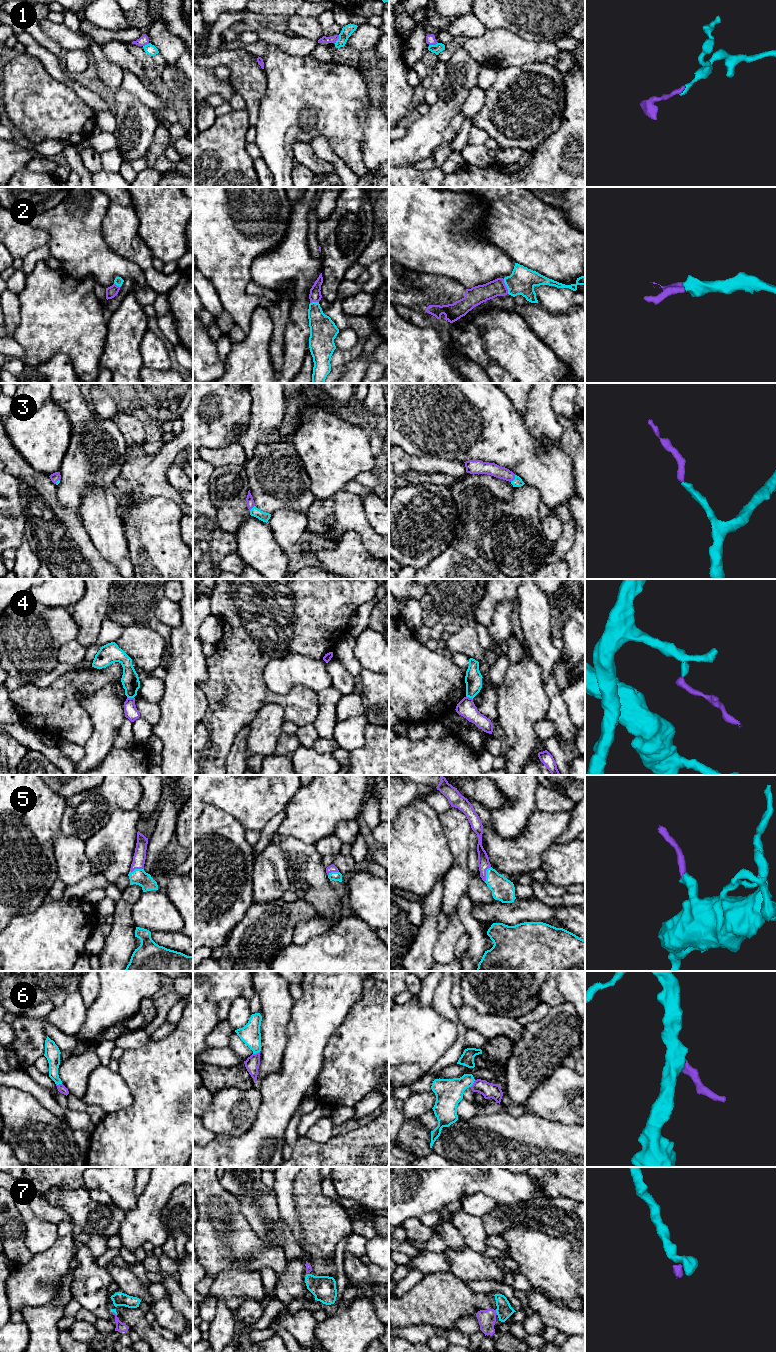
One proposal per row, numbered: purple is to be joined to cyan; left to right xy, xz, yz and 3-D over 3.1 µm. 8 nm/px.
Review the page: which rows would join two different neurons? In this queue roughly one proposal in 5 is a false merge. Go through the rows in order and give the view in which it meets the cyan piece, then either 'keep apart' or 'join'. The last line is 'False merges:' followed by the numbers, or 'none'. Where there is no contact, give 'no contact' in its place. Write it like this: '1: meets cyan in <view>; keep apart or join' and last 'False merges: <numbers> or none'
1: meets cyan in xz; keep apart
2: meets cyan in yz; join
3: meets cyan in yz; join
4: meets cyan in xy; keep apart
5: meets cyan in yz; join
6: meets cyan in xz; keep apart
7: meets cyan in yz; join
False merges: 1, 4, 6

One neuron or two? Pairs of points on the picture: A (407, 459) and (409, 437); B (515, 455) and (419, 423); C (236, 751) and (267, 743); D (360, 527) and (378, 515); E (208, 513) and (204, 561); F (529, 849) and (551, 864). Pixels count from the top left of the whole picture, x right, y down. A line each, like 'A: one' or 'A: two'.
A: two
B: one
C: two
D: two
E: one
F: two

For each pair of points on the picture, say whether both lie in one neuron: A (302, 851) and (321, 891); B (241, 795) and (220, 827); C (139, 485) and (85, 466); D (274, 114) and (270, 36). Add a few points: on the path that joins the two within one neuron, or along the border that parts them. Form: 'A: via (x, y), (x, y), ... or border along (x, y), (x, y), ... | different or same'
A: via (304, 861), (317, 881) | same
B: border along (208, 803), (230, 813), (246, 829) | different
C: border along (127, 460), (115, 479), (111, 490) | different
D: border along (266, 42), (275, 44), (291, 54) | different

